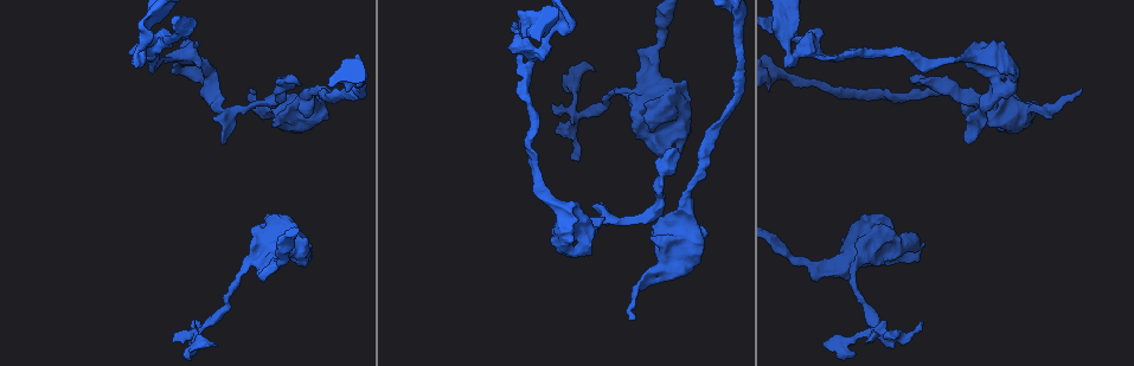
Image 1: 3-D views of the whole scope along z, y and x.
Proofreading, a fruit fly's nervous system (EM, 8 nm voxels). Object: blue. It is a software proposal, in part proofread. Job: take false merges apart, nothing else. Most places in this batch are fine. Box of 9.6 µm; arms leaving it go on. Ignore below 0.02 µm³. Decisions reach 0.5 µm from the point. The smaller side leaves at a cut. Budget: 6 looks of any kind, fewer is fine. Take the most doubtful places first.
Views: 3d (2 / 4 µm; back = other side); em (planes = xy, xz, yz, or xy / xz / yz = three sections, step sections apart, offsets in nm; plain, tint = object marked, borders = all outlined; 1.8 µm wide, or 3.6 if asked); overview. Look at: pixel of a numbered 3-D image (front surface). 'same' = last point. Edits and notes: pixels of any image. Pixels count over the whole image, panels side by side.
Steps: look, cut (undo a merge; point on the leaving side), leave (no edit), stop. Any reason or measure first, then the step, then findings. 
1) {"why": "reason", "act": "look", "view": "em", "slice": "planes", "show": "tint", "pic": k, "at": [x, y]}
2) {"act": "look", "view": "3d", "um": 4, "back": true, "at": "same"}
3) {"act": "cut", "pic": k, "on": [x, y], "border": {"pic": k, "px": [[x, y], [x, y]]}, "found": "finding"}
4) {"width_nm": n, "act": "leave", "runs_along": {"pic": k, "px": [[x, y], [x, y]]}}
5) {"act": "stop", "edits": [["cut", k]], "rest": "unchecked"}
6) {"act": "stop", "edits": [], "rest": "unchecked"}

{"why": "arms part here", "act": "look", "view": "em", "slice": "xz", "step": 8, "show": "tint", "pic": 1, "at": [877, 328]}

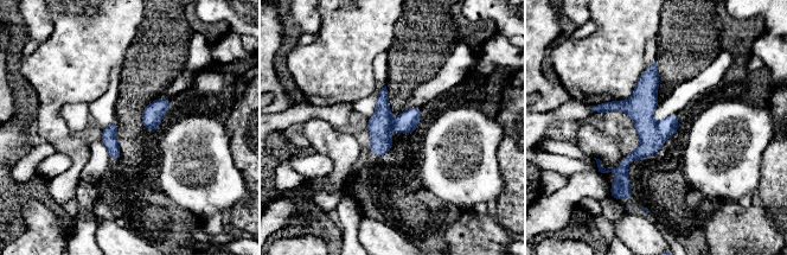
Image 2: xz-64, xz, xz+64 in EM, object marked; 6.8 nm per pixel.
{"act": "look", "view": "em", "slice": "planes", "show": "tint", "at": "same"}

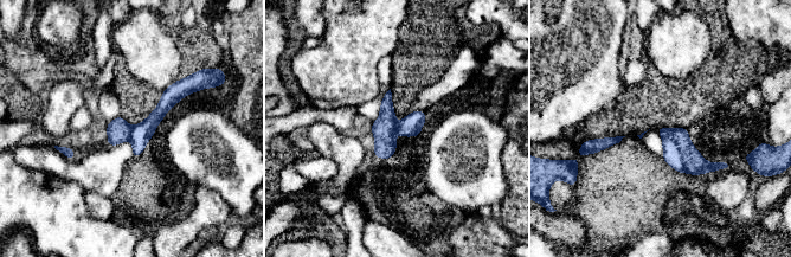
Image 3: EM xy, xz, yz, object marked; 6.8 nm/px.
{"width_nm": 160, "act": "cut", "pic": 3, "on": [694, 162], "found": "a second cell is stuck on"}

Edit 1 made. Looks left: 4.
{"why": "redraw", "act": "look", "view": "overview"}

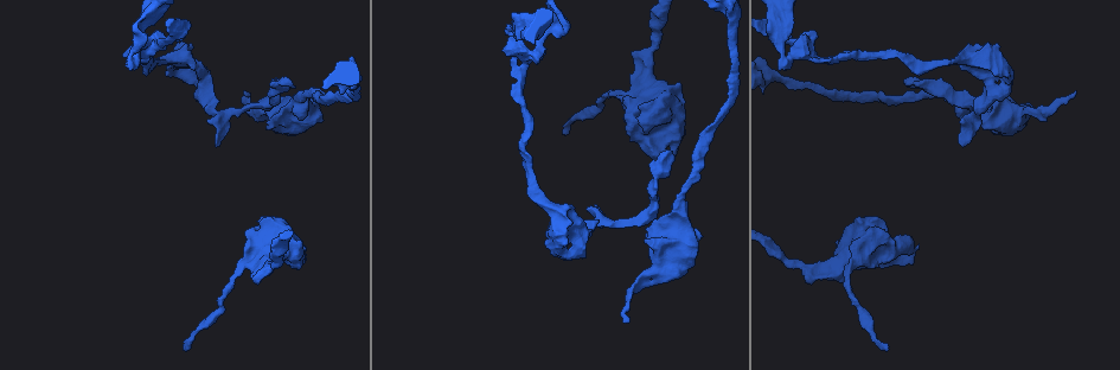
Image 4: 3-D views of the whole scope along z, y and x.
{"why": "sharp bend", "act": "look", "view": "3d", "um": 4, "back": true, "pic": 4, "at": [144, 60]}

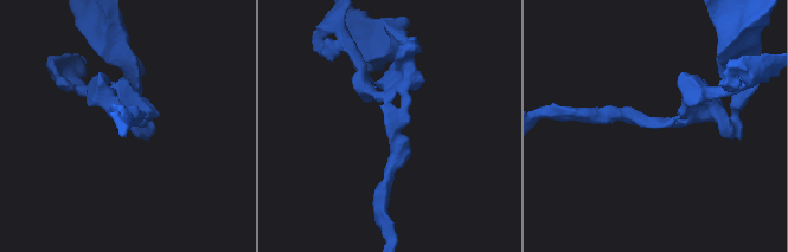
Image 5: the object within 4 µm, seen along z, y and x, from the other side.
{"arms": 3, "arm_widths_nm": [190, 240, 280], "act": "look", "view": "em", "slice": "xz", "step": 4, "show": "tint", "pic": 5, "at": [666, 124]}

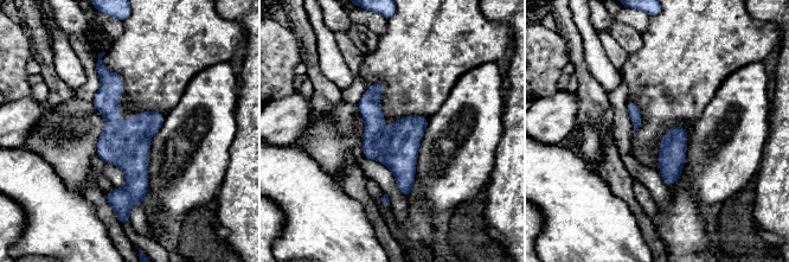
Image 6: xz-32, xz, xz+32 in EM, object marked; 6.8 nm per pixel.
{"act": "look", "view": "em", "slice": "planes", "show": "tint", "at": "same"}

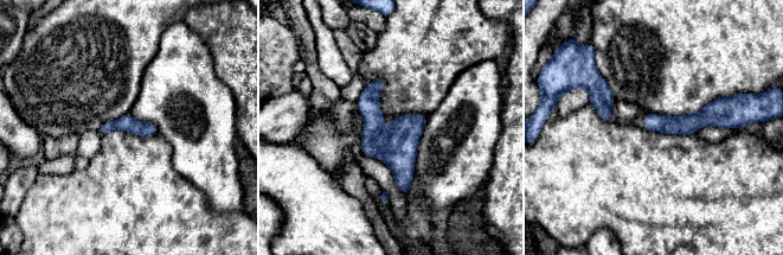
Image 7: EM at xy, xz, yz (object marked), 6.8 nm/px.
{"width_nm": 110, "act": "leave", "runs_along": {"pic": 7, "px": [[377, 82], [372, 133], [405, 190]]}, "found": "all the same cell"}

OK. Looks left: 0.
{"act": "stop", "edits": [["cut", 3]], "rest": "unchecked"}

